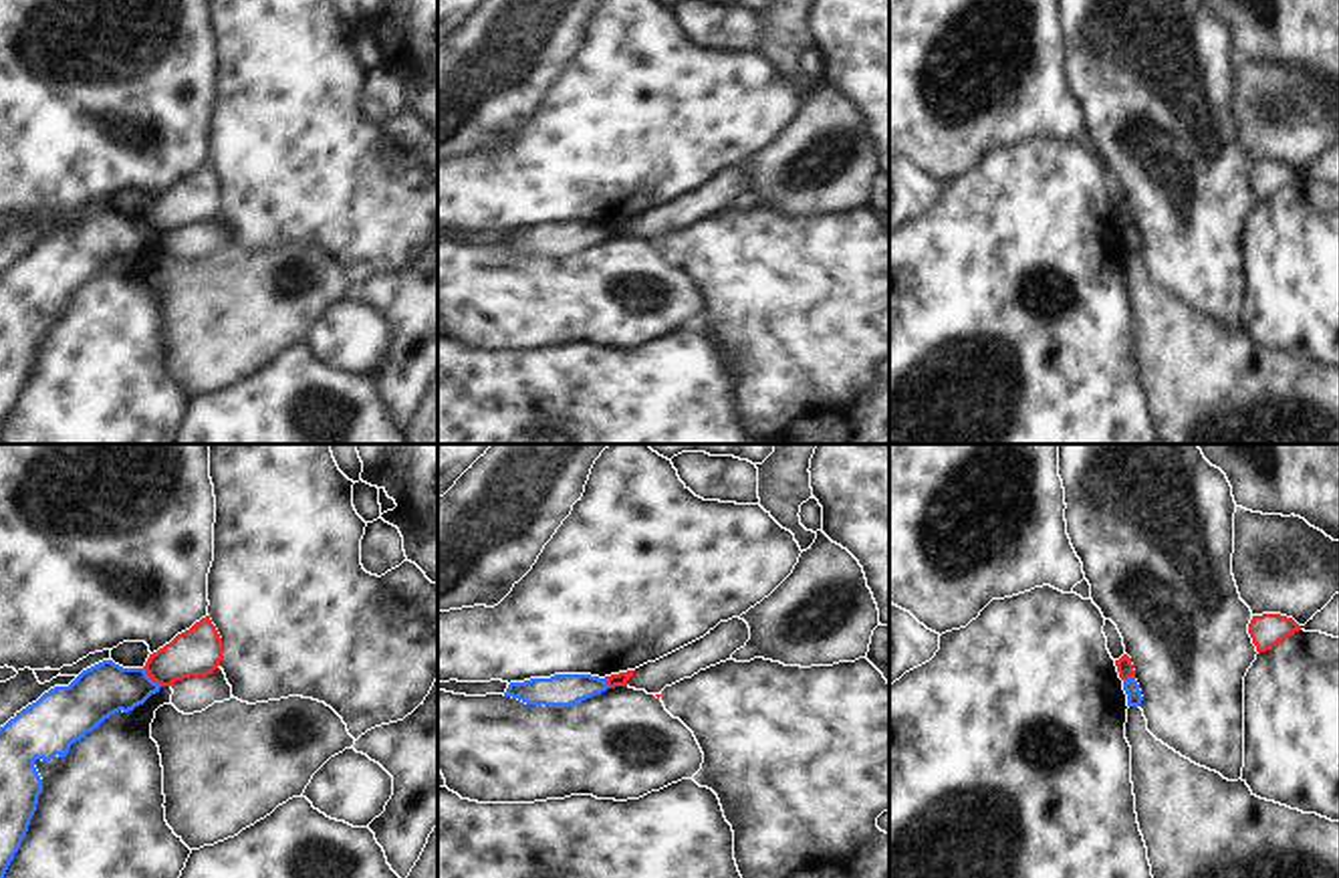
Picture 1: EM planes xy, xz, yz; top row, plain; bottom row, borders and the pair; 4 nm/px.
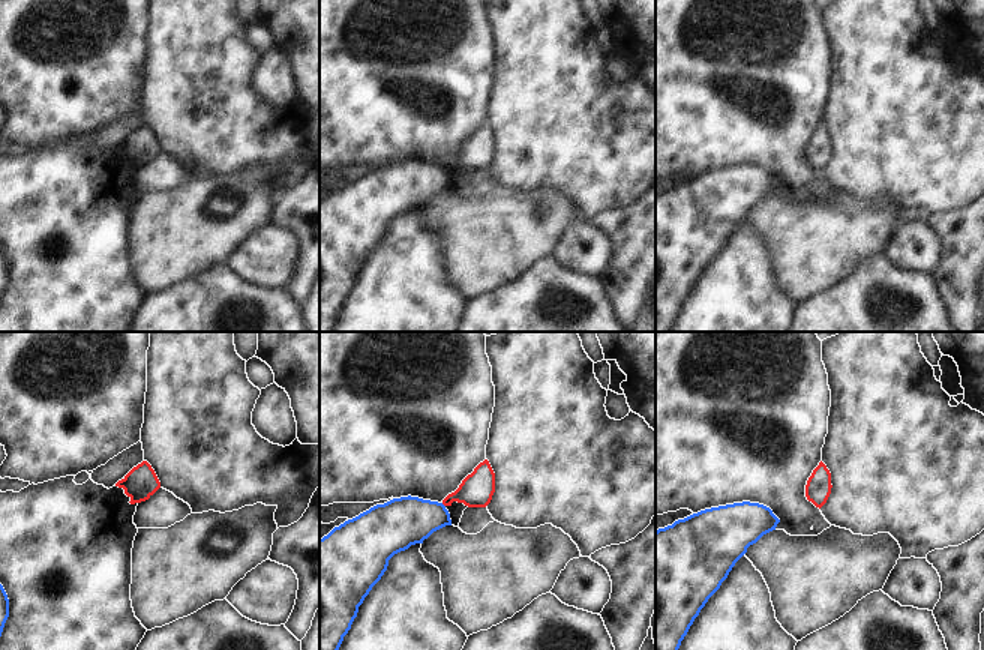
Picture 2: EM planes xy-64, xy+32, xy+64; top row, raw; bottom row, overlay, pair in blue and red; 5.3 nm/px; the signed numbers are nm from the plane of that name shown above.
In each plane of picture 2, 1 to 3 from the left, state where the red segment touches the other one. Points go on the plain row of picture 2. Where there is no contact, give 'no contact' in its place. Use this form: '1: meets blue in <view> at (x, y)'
1: no contact
2: meets blue in xy+32 at (443, 168)
3: no contact

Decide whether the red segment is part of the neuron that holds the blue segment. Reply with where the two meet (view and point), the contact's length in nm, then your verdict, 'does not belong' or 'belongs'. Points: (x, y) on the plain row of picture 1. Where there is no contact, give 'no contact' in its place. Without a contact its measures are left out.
xy (150, 227) | 110 nm | does not belong

